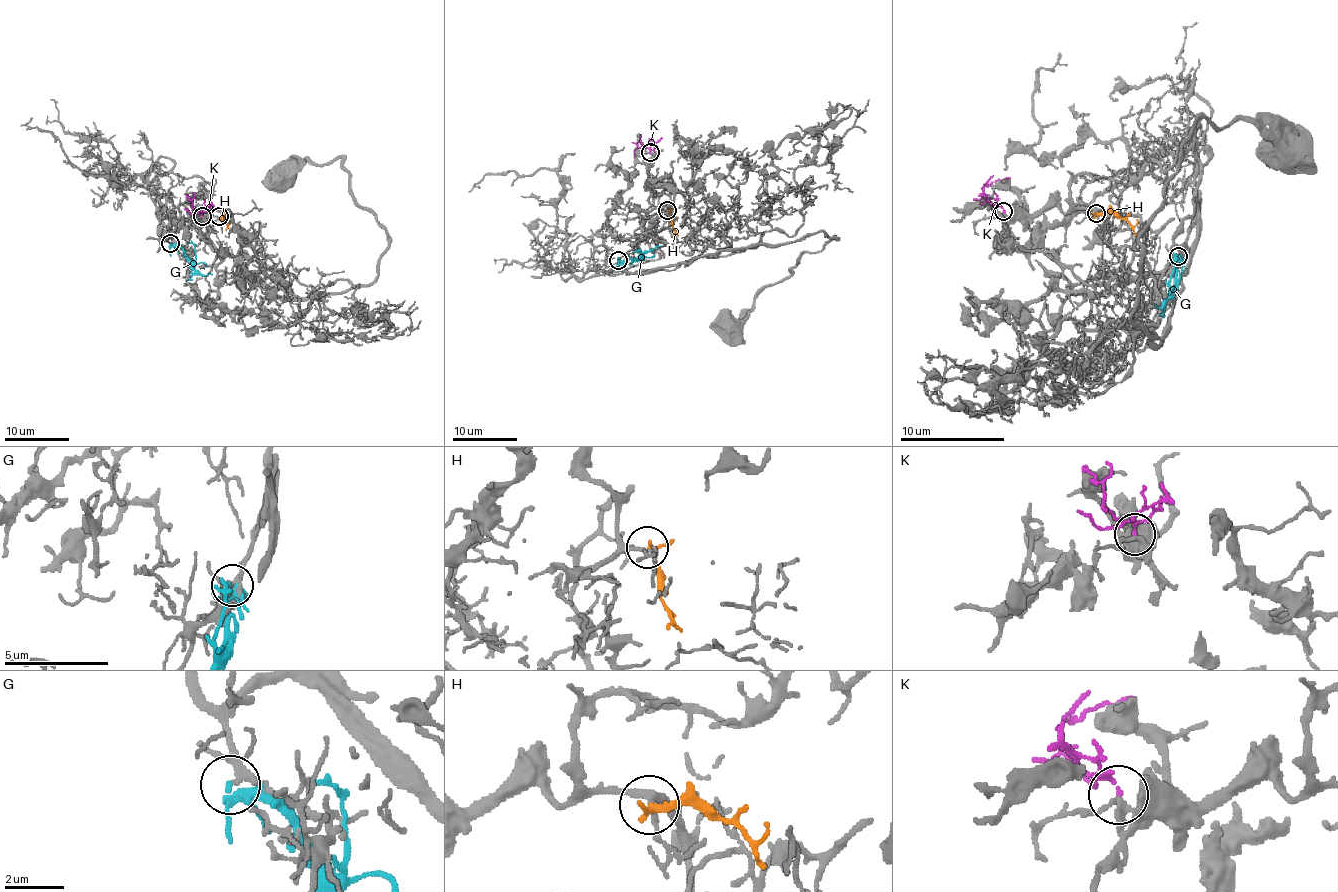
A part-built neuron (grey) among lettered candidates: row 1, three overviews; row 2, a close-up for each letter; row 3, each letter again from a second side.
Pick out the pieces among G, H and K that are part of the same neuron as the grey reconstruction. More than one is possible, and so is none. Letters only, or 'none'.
H

